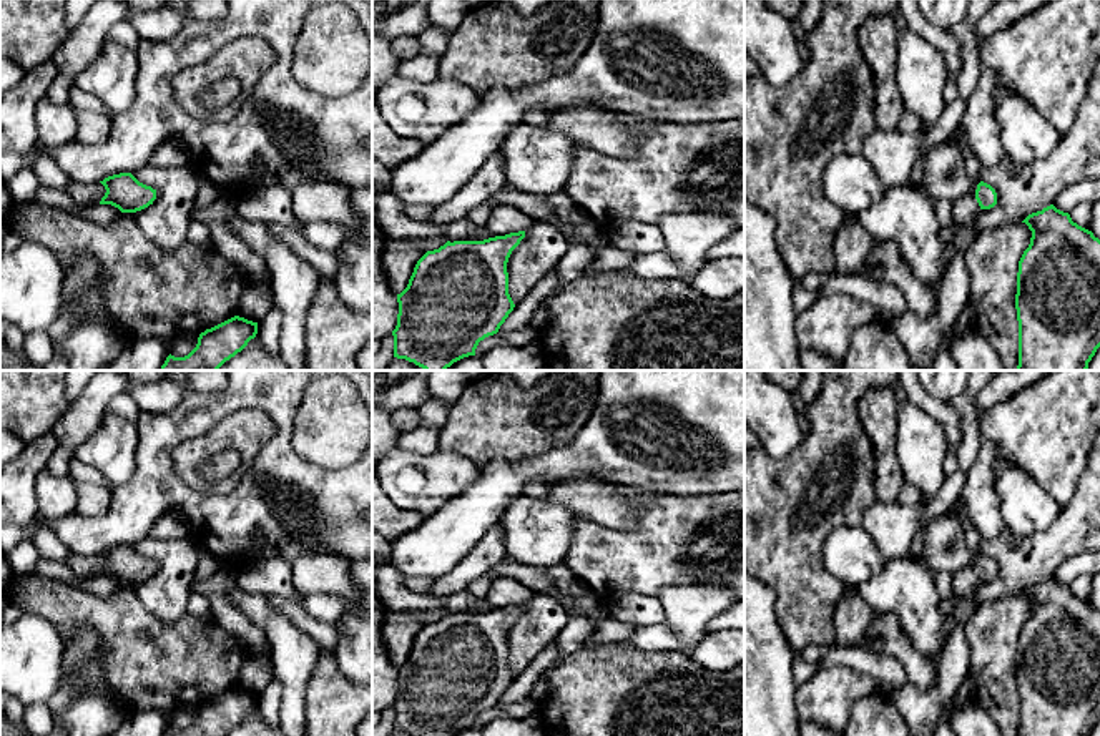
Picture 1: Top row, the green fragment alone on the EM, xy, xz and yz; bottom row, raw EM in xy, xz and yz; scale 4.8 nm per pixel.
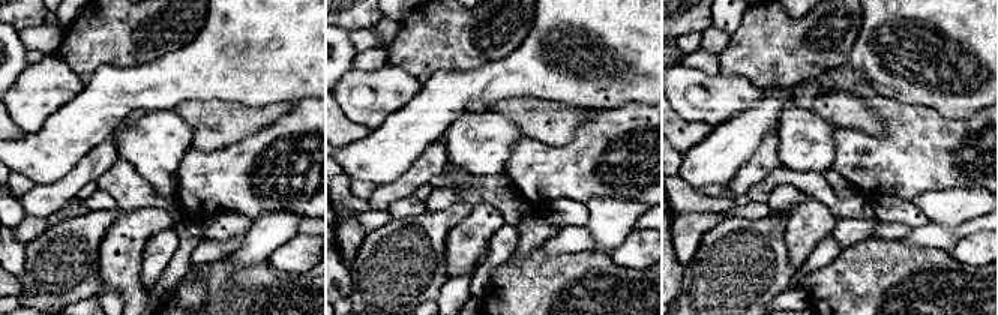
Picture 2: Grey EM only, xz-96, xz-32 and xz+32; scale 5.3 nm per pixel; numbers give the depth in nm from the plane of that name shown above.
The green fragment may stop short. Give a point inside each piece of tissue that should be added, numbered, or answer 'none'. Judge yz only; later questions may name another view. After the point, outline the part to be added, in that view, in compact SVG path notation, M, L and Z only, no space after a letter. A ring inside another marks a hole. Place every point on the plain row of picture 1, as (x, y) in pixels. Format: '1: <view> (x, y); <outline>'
1: yz (946, 552); M949 515L929 520L924 540L926 562L934 573L954 575L977 562L977 555L965 545L959 522Z

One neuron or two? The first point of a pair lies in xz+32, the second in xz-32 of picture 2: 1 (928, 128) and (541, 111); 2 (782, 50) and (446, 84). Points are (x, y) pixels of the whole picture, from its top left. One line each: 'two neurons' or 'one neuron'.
1: two neurons
2: two neurons

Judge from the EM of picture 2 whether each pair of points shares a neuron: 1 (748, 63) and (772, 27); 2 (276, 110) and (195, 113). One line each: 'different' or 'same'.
1: same
2: same

